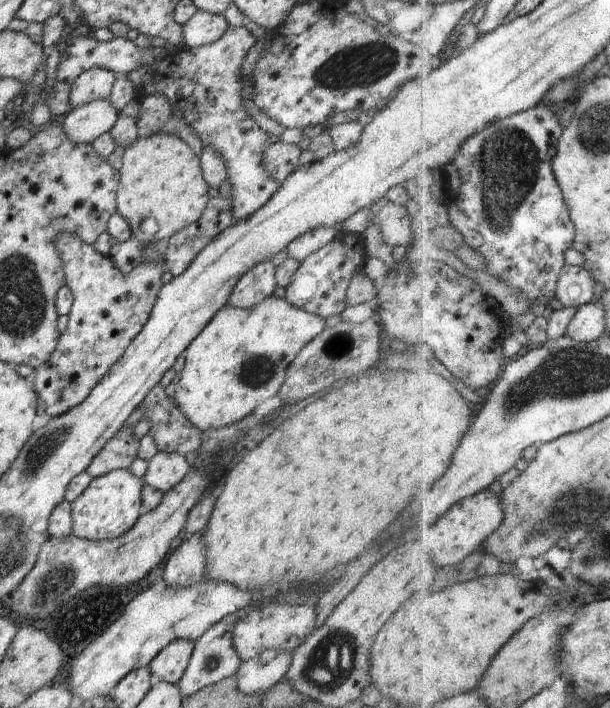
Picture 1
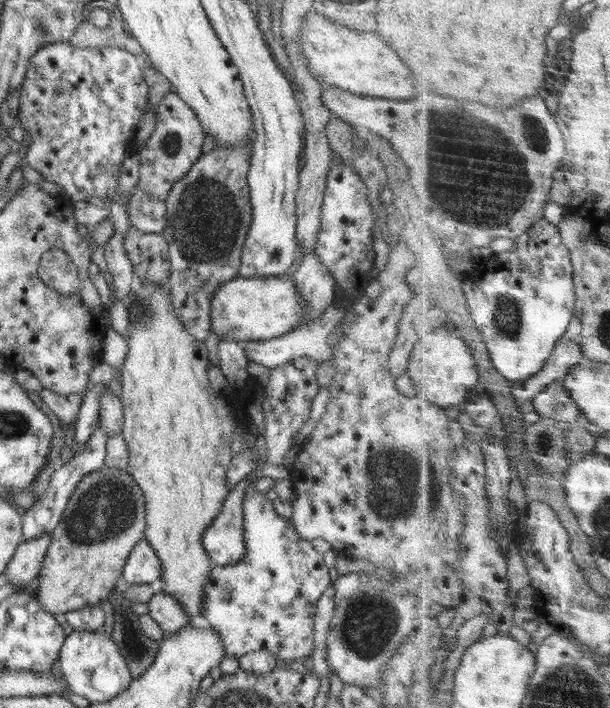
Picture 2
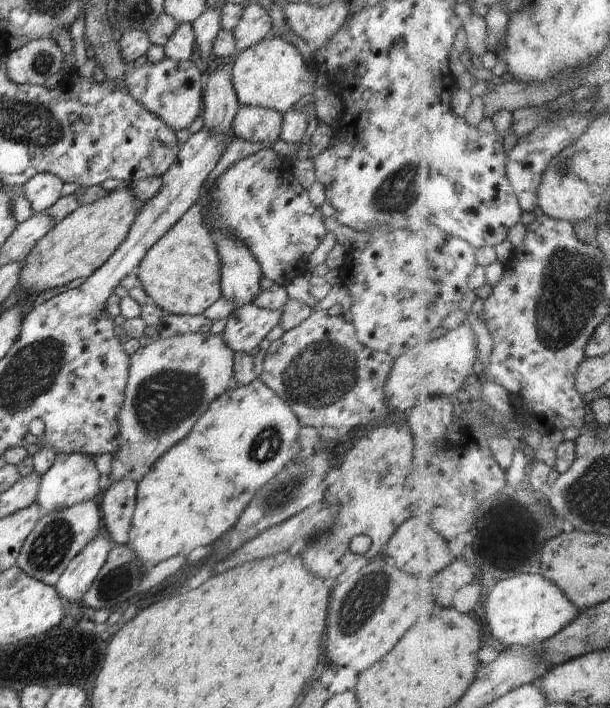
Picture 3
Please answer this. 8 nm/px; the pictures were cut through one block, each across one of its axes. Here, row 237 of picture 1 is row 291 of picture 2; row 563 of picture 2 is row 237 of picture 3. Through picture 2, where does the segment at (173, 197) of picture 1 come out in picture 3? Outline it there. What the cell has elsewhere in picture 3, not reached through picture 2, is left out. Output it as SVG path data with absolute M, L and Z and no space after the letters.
M202 200L172 226L148 252L134 270L139 285L150 300L166 314L202 315L221 295L220 256L212 233L204 226Z

